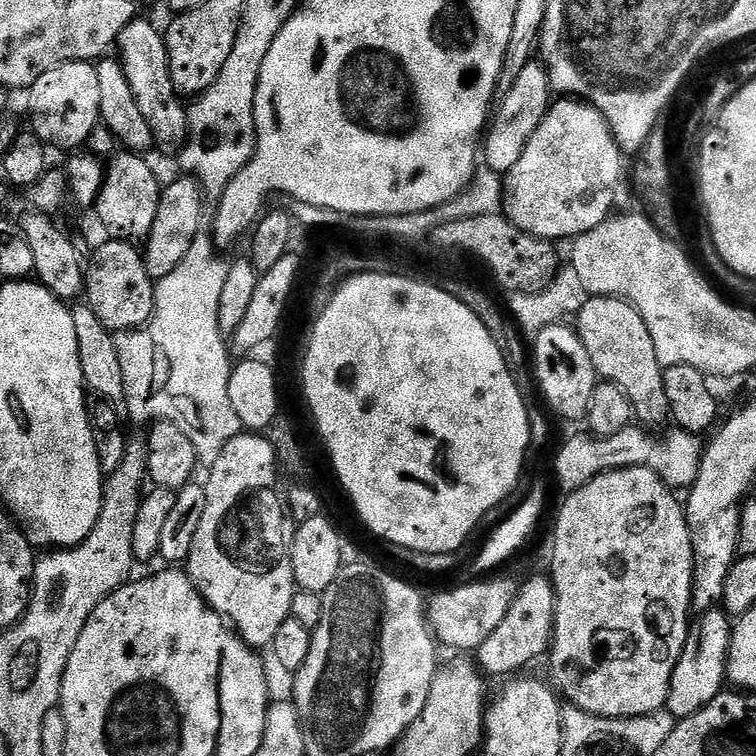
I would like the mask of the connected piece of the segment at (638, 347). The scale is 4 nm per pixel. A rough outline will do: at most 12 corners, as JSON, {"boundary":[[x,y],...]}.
{"boundary":[[589,296],[574,330],[635,419],[669,423],[665,369],[635,306]]}

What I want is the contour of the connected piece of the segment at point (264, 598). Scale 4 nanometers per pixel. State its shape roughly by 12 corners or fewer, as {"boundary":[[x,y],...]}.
{"boundary":[[260,434],[211,464],[186,571],[253,650],[297,594],[278,461]]}

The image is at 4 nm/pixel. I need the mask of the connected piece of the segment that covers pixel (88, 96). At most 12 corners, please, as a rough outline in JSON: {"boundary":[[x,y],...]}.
{"boundary":[[96,64],[46,70],[27,93],[45,145],[87,145],[100,124]]}

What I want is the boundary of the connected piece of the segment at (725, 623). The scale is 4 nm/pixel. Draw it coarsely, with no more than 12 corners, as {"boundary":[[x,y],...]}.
{"boundary":[[720,606],[689,627],[666,711],[677,721],[725,691],[733,621]]}

